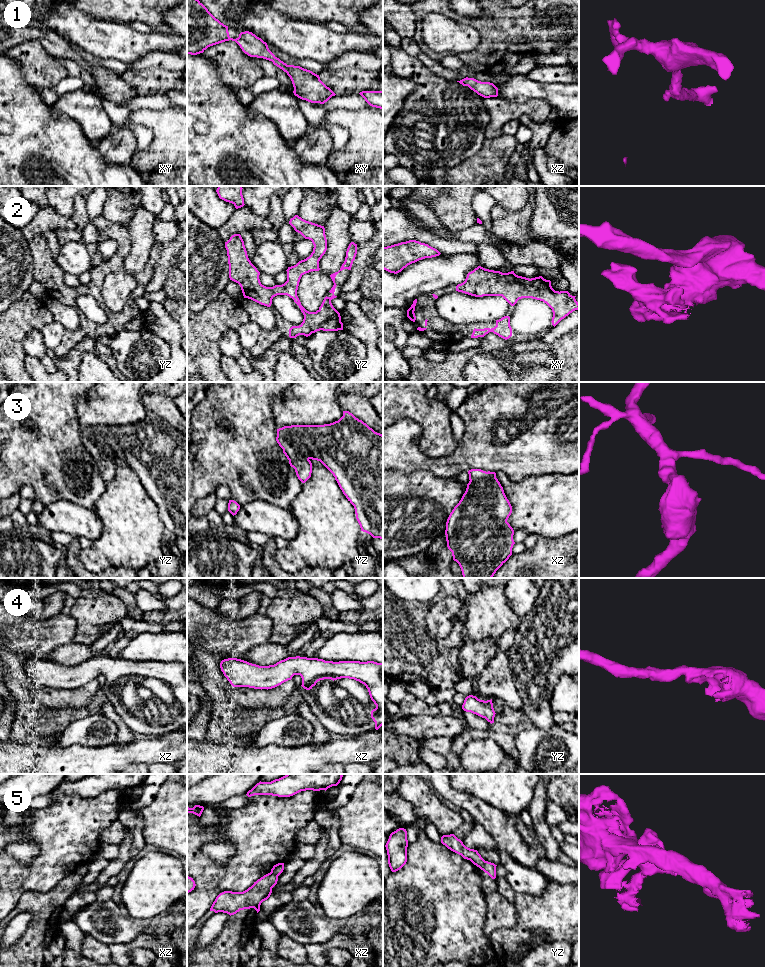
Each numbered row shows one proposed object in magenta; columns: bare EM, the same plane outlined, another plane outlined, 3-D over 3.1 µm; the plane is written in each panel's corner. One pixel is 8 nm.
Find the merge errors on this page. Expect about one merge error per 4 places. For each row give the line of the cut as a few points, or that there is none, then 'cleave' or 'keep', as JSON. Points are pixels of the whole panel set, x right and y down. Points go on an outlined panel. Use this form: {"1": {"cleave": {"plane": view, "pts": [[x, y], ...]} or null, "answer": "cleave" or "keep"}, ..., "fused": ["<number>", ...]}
{"1": {"cleave": null, "answer": "keep"}, "2": {"cleave": null, "answer": "keep"}, "3": {"cleave": null, "answer": "keep"}, "4": {"cleave": null, "answer": "keep"}, "5": {"cleave": {"plane": "yz", "pts": [[485, 861], [481, 869]]}, "answer": "cleave"}, "fused": ["5"]}

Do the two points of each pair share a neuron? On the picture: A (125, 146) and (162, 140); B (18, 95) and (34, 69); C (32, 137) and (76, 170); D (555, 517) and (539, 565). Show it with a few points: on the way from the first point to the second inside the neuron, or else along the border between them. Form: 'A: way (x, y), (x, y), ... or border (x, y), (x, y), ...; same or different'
A: border (135, 151), (133, 154); different
B: border (17, 60), (21, 66), (23, 78), (39, 90); different
C: way (43, 148), (65, 170); same
D: border (568, 532), (555, 537), (539, 536); different

